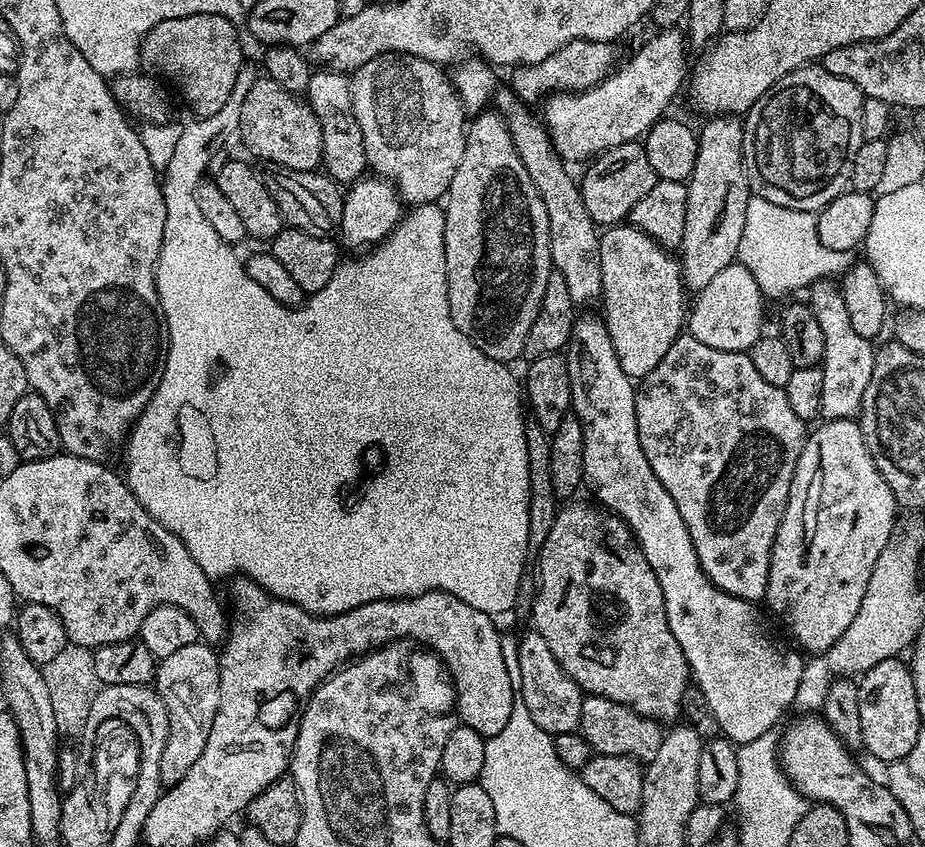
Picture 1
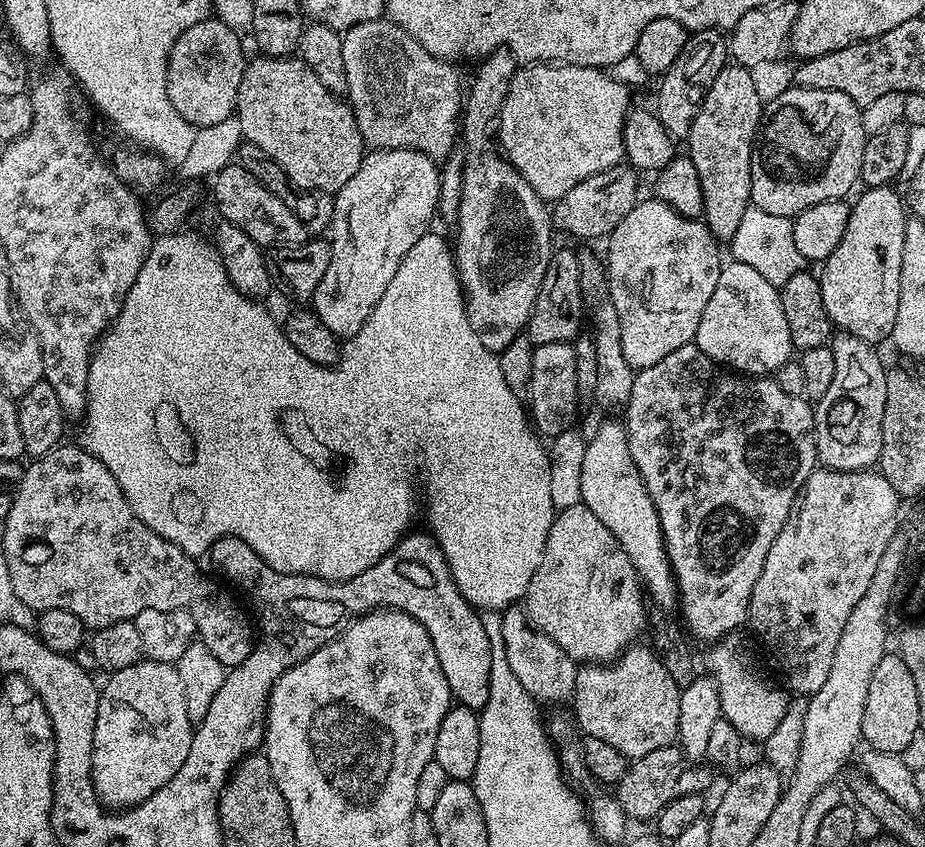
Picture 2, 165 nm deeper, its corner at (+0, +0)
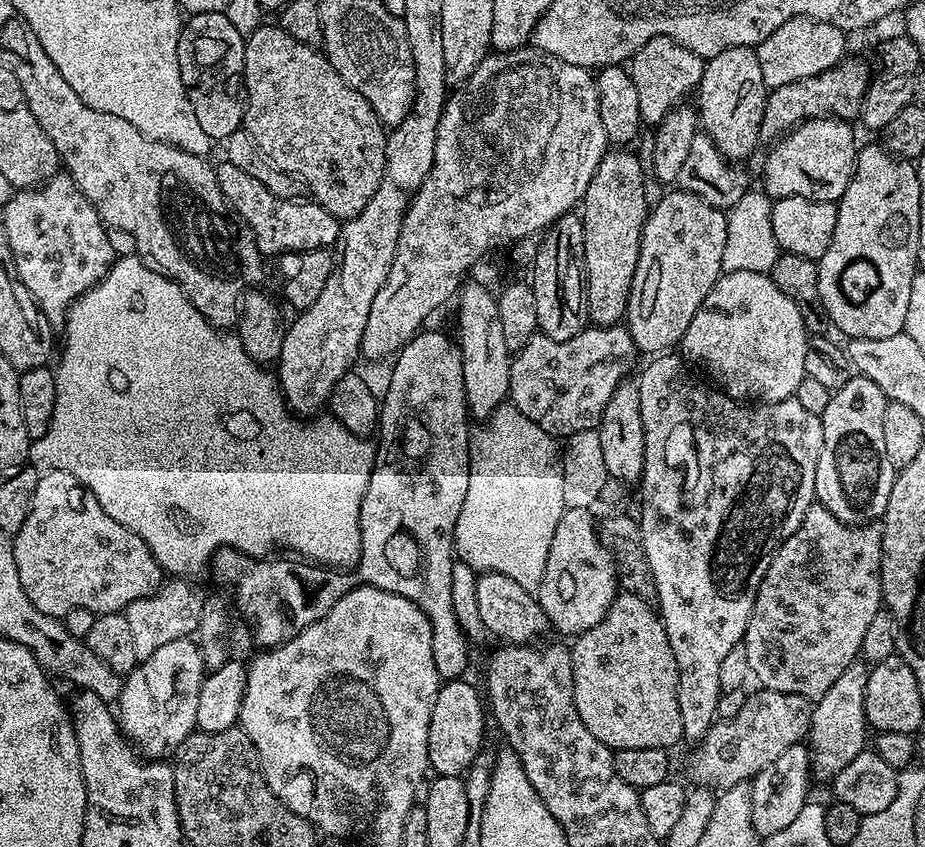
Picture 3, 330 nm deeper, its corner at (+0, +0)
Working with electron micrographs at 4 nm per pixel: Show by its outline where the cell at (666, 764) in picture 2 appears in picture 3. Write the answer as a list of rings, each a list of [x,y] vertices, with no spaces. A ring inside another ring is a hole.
[[[757,687],[748,692],[742,710],[729,720],[717,719],[710,730],[695,745],[688,756],[688,776],[693,785],[723,790],[751,781],[778,754],[790,750],[807,737],[812,724],[813,701],[802,694],[786,694],[778,690]]]

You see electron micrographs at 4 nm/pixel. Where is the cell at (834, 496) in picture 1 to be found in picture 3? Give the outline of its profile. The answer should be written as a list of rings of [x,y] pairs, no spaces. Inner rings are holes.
[[[813,502],[806,510],[802,518],[802,526],[782,542],[782,546],[774,554],[770,562],[770,570],[766,570],[766,578],[762,578],[762,586],[758,586],[758,594],[754,598],[754,610],[750,610],[750,618],[746,626],[746,634],[742,643],[746,648],[746,655],[749,659],[749,670],[751,675],[756,676],[756,684],[762,688],[778,690],[786,694],[802,694],[807,700],[817,701],[822,694],[826,694],[834,682],[845,673],[846,669],[852,665],[860,656],[862,637],[865,636],[867,628],[874,614],[882,611],[882,597],[880,595],[880,533],[881,529],[876,526],[853,526],[843,524],[830,510],[826,510],[818,502]]]

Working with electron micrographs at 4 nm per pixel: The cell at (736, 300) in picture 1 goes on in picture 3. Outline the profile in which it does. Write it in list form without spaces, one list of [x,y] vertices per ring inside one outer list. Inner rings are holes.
[[[738,270],[724,272],[718,282],[714,282],[710,294],[706,294],[706,302],[702,302],[698,314],[694,314],[678,348],[689,361],[697,360],[698,363],[705,364],[716,375],[715,383],[733,400],[773,404],[795,397],[798,382],[805,378],[809,339],[810,333],[804,328],[798,306],[794,306],[794,302],[790,302],[790,298],[786,298],[786,294],[778,290],[778,286],[774,286],[771,275]]]

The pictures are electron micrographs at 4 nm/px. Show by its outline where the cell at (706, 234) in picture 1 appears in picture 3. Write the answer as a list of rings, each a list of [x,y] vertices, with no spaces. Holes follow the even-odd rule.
[[[734,46],[730,50],[722,50],[722,54],[707,57],[698,89],[698,97],[700,96],[698,124],[728,161],[744,162],[740,160],[746,159],[755,150],[756,144],[761,143],[760,127],[764,103],[769,91],[769,88],[764,85],[762,66],[758,66],[758,54],[755,47]]]

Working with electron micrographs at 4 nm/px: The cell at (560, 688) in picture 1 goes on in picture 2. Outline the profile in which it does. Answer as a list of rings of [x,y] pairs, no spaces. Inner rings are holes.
[[[513,606],[503,609],[502,639],[504,640],[506,659],[509,660],[515,676],[518,677],[518,682],[522,682],[526,694],[533,696],[541,705],[567,705],[571,701],[574,694],[574,682],[576,681],[577,661],[572,660],[570,654],[566,654],[566,650],[562,650],[562,646],[558,646],[558,642],[554,642],[554,638],[550,638],[542,629],[537,628],[523,607]]]

